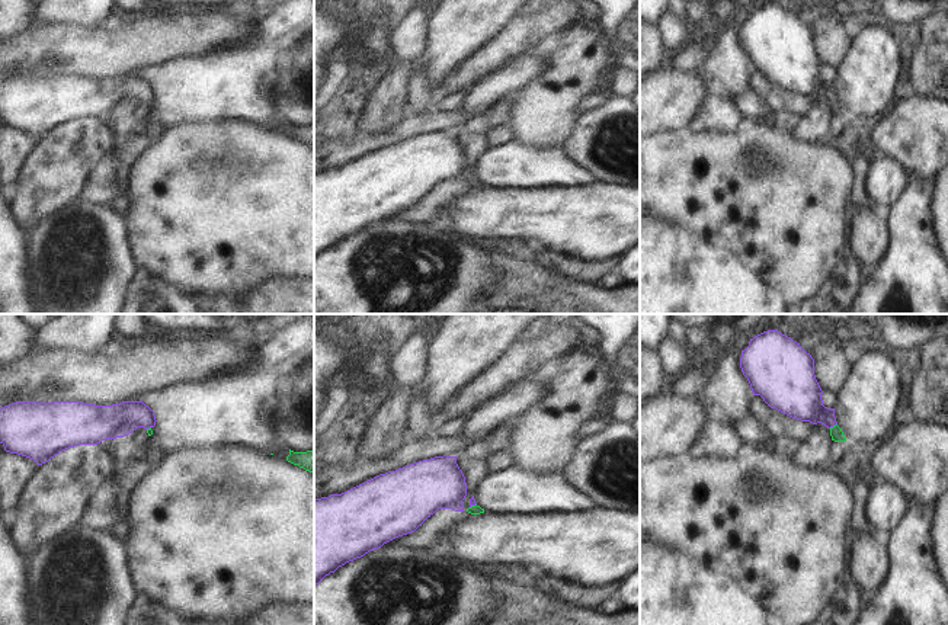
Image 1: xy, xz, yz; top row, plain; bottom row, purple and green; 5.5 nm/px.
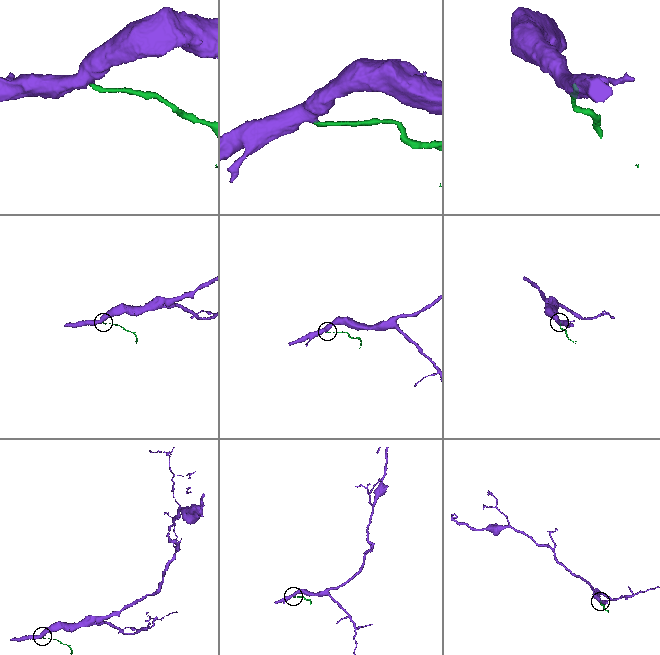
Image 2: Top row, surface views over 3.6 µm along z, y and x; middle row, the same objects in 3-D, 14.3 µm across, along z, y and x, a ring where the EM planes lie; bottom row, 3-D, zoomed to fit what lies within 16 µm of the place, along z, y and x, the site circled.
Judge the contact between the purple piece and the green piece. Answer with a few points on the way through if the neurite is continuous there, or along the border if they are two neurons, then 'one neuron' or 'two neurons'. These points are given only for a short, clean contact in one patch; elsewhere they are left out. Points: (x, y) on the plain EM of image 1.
way yz (798, 70), (832, 101), (836, 108); one neuron

